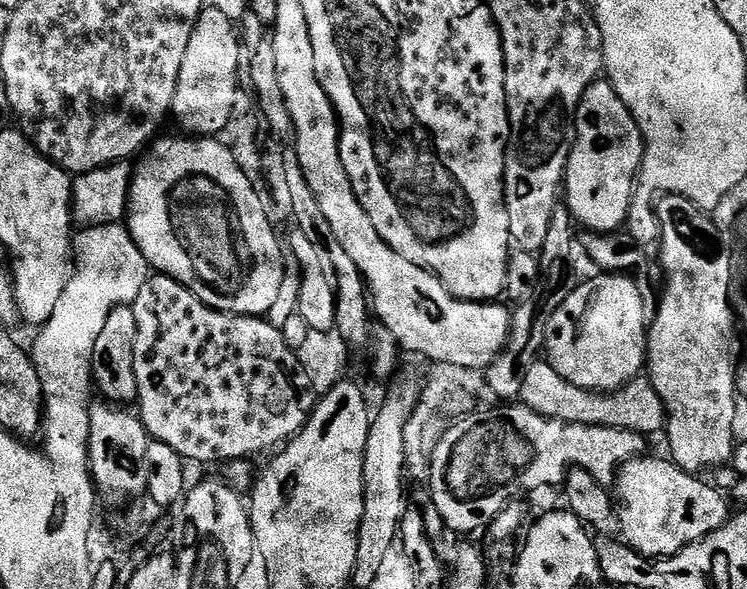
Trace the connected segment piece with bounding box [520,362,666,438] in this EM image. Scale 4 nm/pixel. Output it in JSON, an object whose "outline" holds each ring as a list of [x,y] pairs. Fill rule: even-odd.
{"outline":[[[535,362],[526,374],[520,396],[523,407],[533,408],[535,412],[547,416],[550,420],[565,420],[567,424],[625,428],[645,438],[651,438],[655,432],[663,433],[666,428],[662,398],[658,398],[658,390],[654,390],[652,381],[644,374],[635,376],[628,384],[614,392],[594,392],[566,382],[566,378],[562,378],[562,374],[558,374],[558,370],[554,370],[551,364]]]}

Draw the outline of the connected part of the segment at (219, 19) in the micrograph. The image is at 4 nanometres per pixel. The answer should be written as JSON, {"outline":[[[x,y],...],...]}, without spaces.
{"outline":[[[206,6],[200,11],[194,34],[190,34],[190,46],[186,46],[186,55],[182,57],[182,70],[178,70],[178,86],[174,94],[171,115],[181,124],[185,133],[196,138],[216,138],[225,131],[234,113],[234,104],[241,91],[242,56],[240,60],[240,40],[236,37],[237,25],[222,11]]]}

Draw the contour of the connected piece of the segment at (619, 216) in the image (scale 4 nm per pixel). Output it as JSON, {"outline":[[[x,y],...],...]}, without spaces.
{"outline":[[[598,78],[588,89],[576,107],[576,134],[572,142],[572,152],[568,156],[568,166],[564,170],[562,196],[566,201],[573,221],[589,233],[618,232],[625,227],[630,210],[632,194],[636,191],[640,164],[644,160],[644,139],[640,127],[622,102],[620,95],[607,79]]]}

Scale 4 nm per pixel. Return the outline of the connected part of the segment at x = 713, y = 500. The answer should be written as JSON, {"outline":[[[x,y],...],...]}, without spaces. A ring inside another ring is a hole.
{"outline":[[[648,455],[633,456],[631,460],[620,465],[614,485],[614,507],[620,523],[619,535],[624,543],[641,556],[663,558],[678,554],[687,544],[698,542],[702,537],[721,528],[730,518],[727,500],[729,497],[715,483],[707,484],[706,481],[700,480],[704,478],[699,475],[684,472],[678,465],[672,463],[671,459],[659,460],[656,456]]]}

